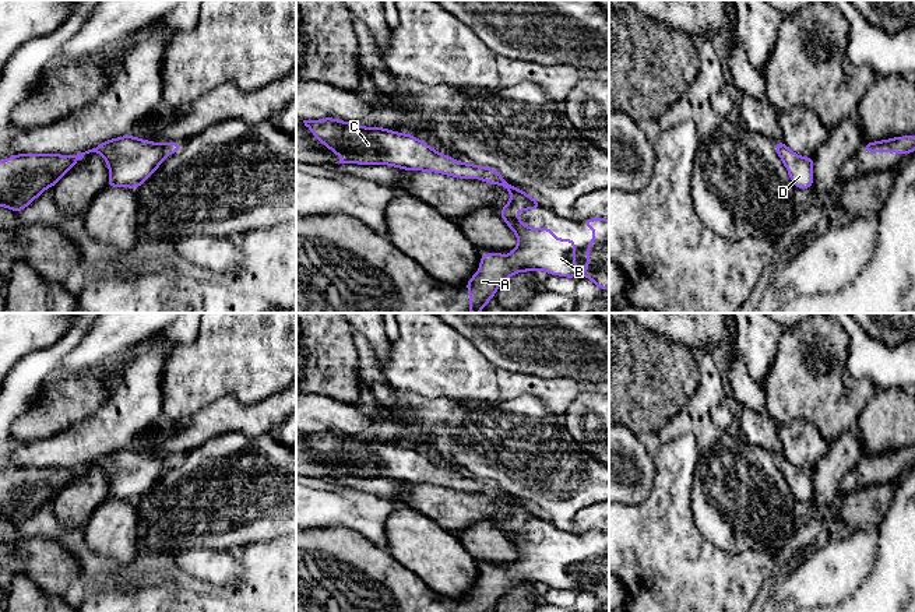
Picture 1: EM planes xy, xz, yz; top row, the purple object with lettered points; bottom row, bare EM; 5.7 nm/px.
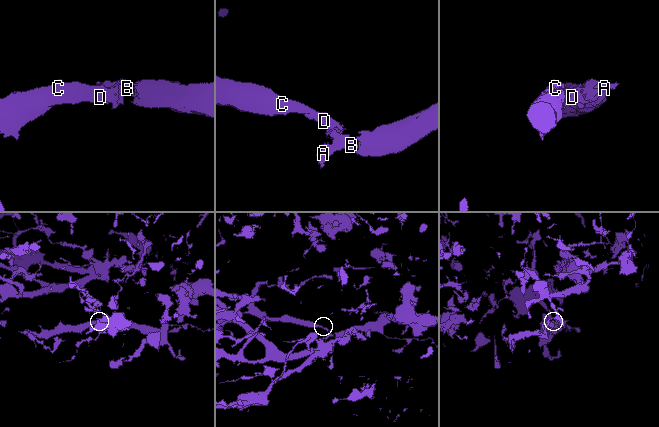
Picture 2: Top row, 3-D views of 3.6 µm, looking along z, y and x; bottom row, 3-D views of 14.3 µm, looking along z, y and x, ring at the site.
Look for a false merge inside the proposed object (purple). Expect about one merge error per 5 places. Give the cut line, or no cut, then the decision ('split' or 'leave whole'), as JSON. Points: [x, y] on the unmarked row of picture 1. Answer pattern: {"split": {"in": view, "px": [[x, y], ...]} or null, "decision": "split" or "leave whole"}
{"split": null, "decision": "leave whole"}

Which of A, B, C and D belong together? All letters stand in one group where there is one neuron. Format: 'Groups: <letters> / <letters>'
Groups: A B C D

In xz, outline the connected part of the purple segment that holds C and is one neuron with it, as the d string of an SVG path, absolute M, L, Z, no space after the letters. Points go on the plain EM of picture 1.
M332 430L314 433L303 433L307 443L313 443L313 450L325 457L331 465L344 471L335 476L360 476L360 478L391 478L407 483L425 483L444 486L461 492L481 492L490 497L500 497L511 506L511 511L499 528L511 541L518 551L518 559L511 563L510 569L502 569L500 564L493 567L488 564L479 570L481 584L465 597L469 604L469 612L490 612L496 608L499 598L508 592L513 587L521 584L543 583L552 588L569 591L585 590L595 595L601 602L609 602L609 532L591 531L583 534L584 541L594 541L592 556L587 559L587 584L576 584L576 555L573 552L555 552L552 541L527 541L525 537L514 527L518 523L539 523L541 516L529 507L507 496L493 481L483 481L472 476L462 476L451 469L437 465L425 454L411 449L395 446L388 442L376 439L362 440L360 437L341 435Z

